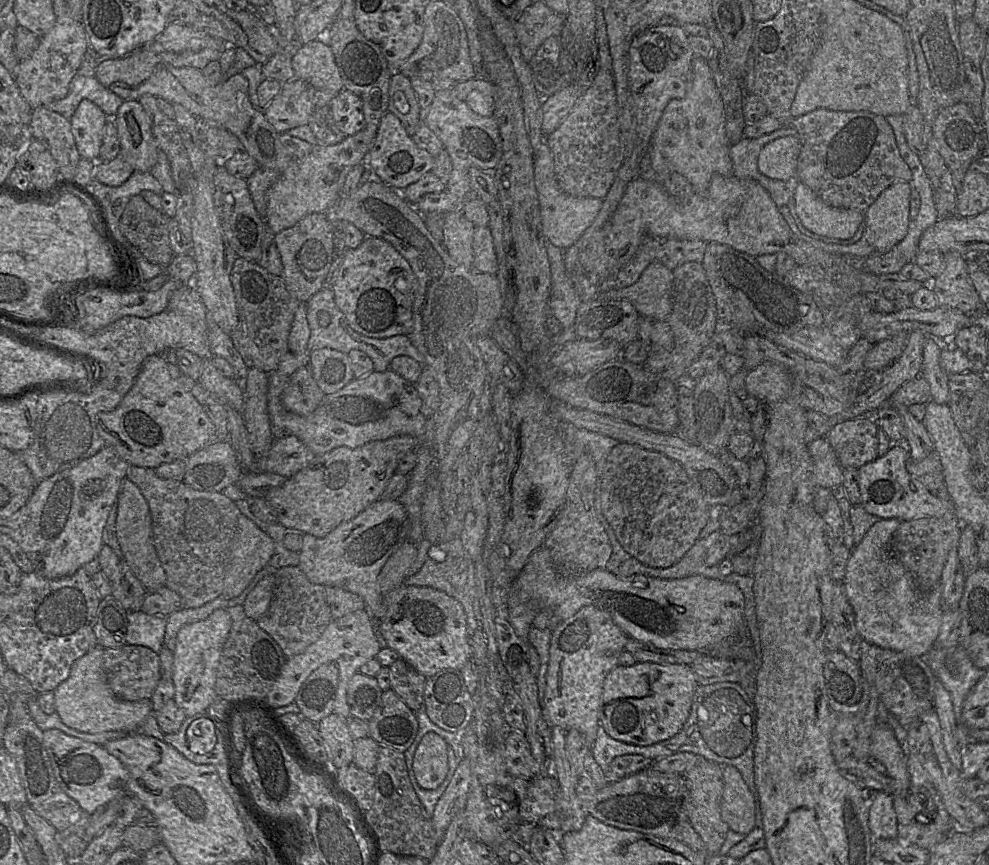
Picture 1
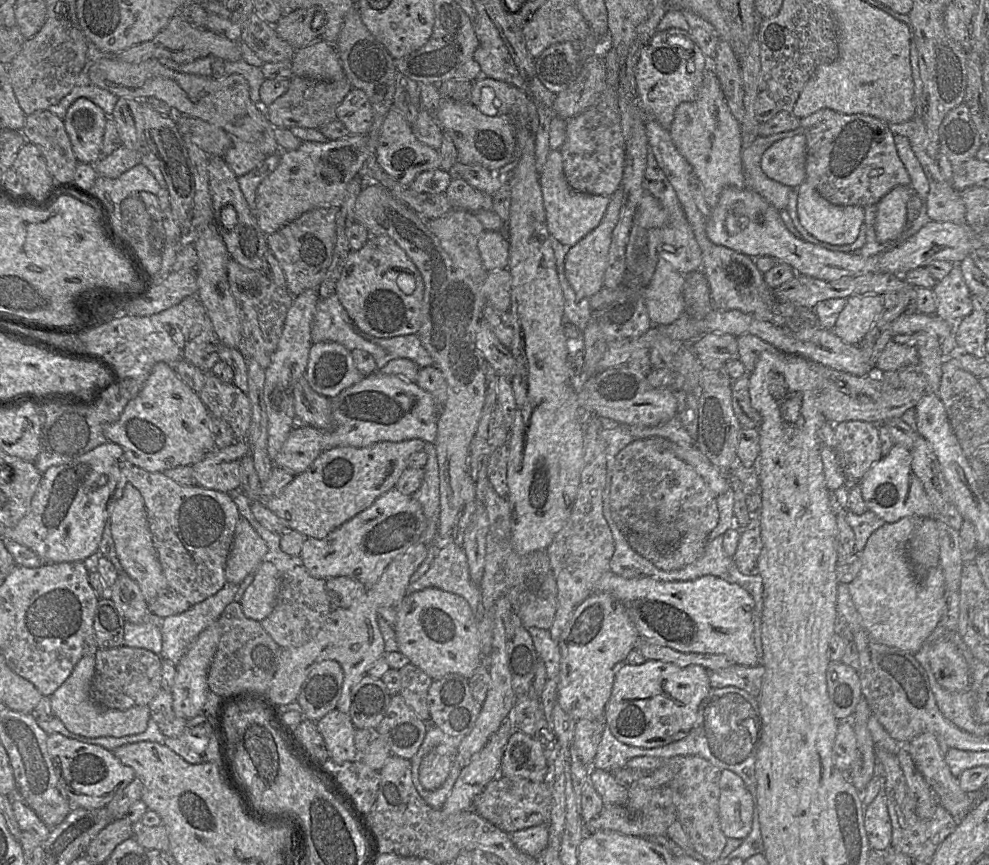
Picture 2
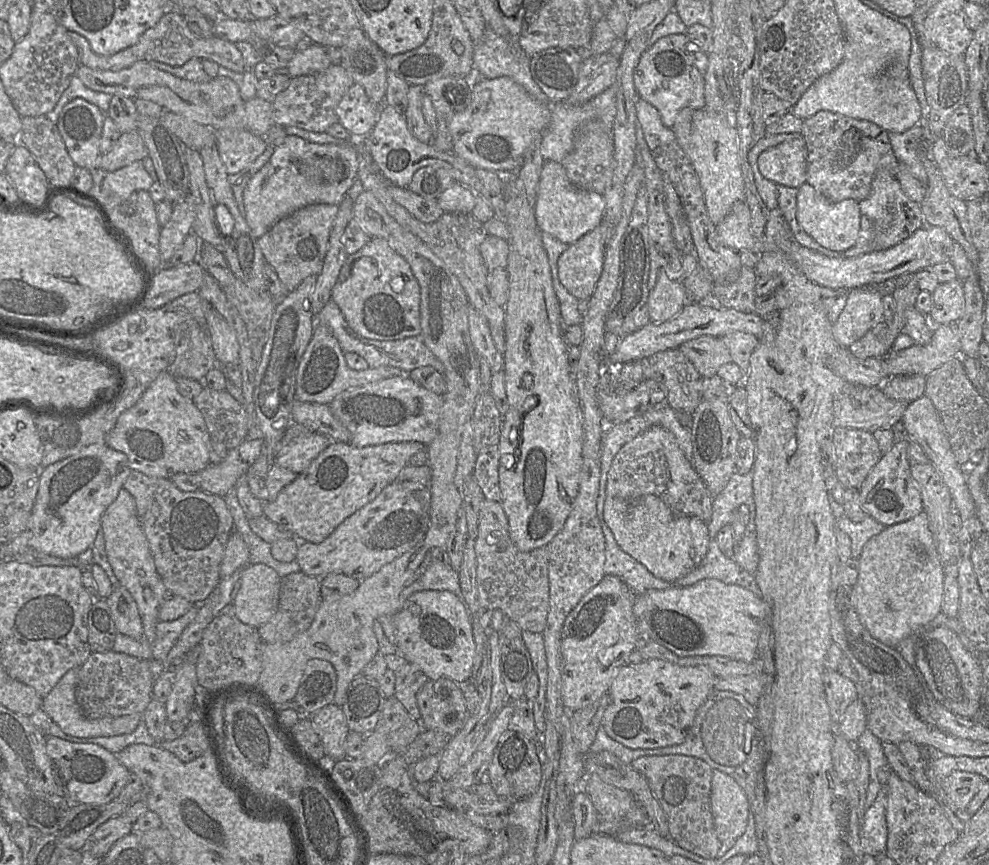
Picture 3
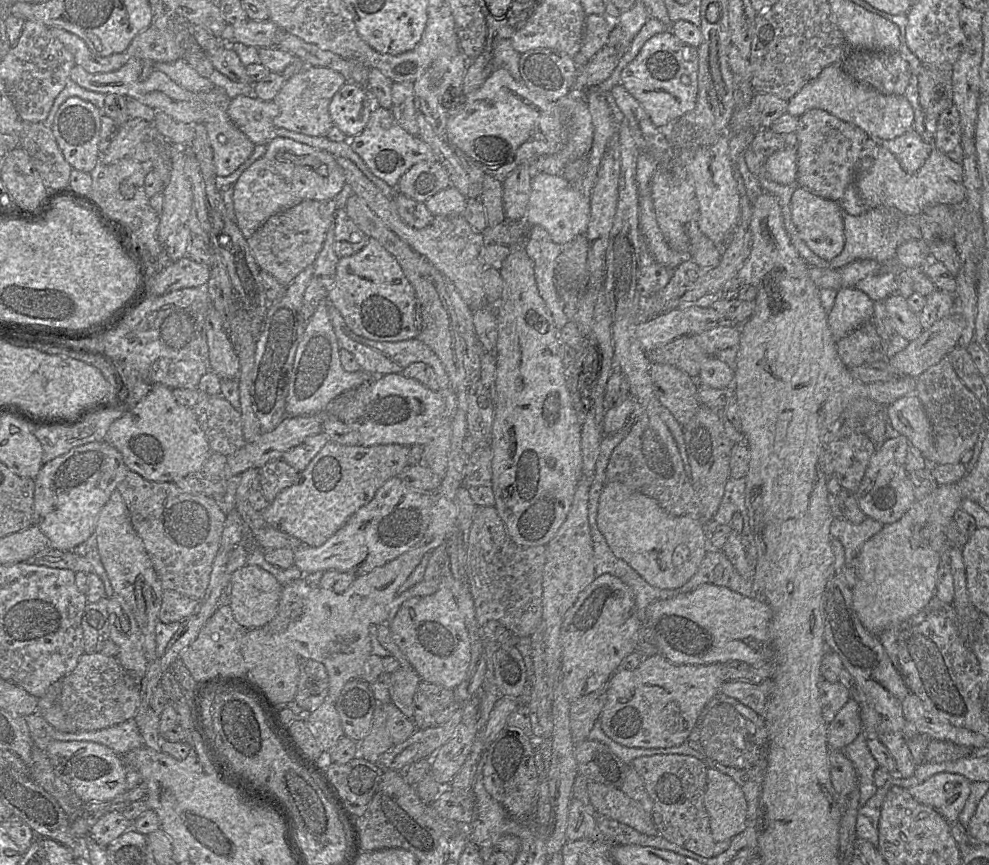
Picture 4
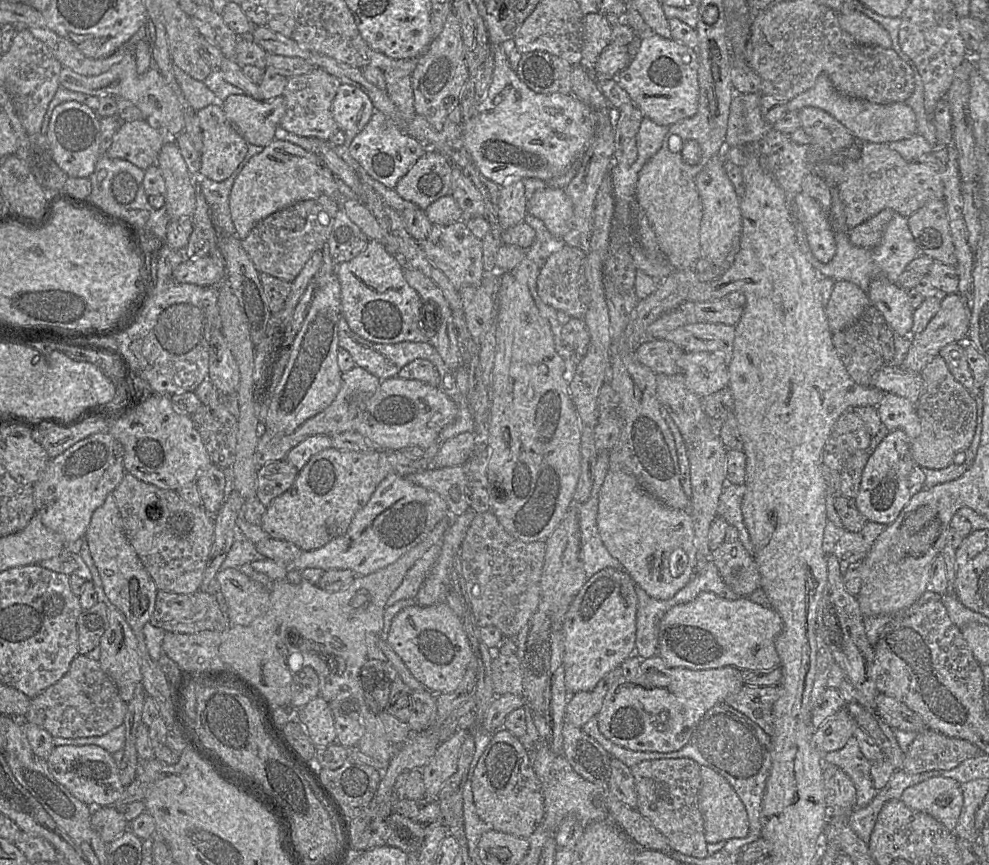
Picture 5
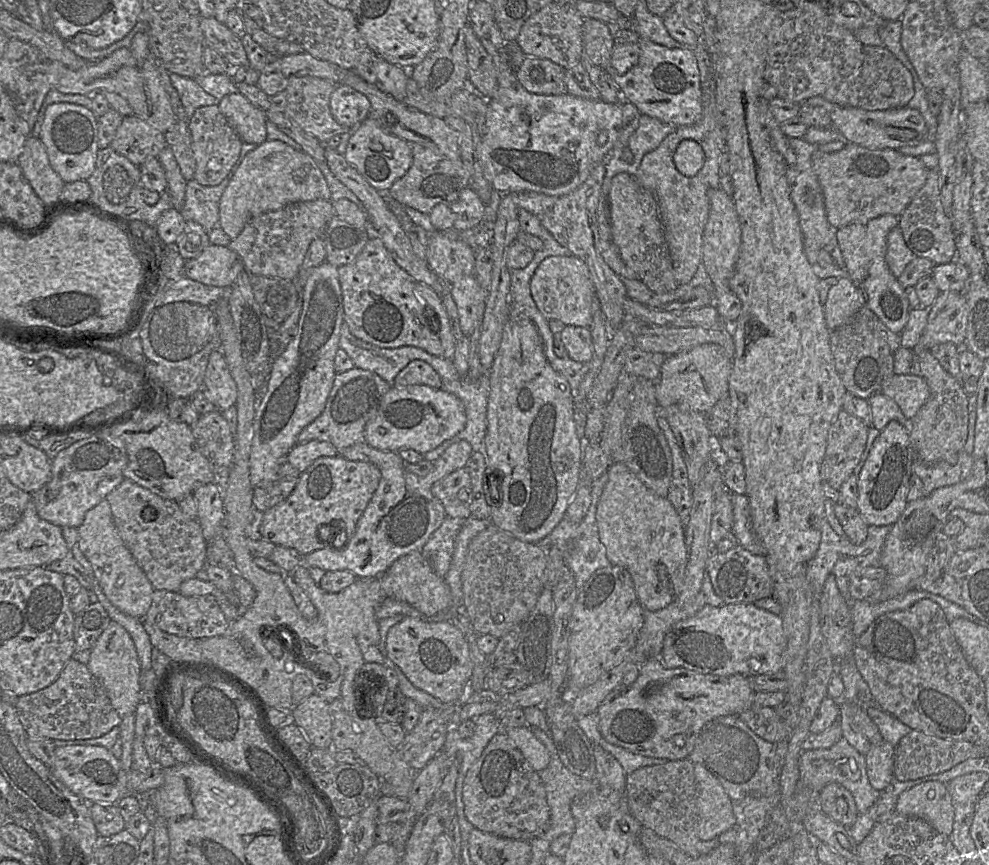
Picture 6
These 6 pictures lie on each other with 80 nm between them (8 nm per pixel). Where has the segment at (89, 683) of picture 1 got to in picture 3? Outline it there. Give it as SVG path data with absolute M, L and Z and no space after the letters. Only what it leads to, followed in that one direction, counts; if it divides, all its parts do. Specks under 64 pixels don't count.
M79 668L70 669L42 699L41 709L50 717L53 723L67 735L77 738L111 737L132 733L142 720L142 714L131 714L117 718L101 718L90 720L81 712L75 698L79 681Z

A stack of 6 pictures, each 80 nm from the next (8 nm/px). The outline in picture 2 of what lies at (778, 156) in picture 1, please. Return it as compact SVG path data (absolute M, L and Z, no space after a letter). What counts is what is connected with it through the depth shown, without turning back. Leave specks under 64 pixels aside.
M803 134L782 139L771 145L760 162L770 179L797 189L806 179L806 138Z

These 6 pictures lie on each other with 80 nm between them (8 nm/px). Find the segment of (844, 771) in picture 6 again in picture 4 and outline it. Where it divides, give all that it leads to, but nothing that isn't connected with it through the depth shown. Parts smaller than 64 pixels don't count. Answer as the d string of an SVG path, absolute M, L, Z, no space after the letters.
M860 733L851 744L846 746L843 753L855 768L856 782L860 791L859 808L863 807L878 790L874 782L874 773L879 765L868 748L864 733Z

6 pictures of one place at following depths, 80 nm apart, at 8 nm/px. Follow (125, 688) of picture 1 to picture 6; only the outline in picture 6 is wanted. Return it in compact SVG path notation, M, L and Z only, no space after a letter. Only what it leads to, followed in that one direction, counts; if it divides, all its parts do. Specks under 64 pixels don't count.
M74 659L67 662L50 686L32 694L19 696L14 707L30 740L67 741L99 738L119 727L122 720L87 665Z

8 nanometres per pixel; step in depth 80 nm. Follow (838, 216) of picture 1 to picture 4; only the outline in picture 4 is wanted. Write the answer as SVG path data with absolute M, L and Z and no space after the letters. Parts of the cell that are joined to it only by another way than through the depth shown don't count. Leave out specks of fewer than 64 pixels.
M799 186L791 198L791 214L799 236L818 257L831 260L842 252L845 243L844 211L839 201L816 196Z

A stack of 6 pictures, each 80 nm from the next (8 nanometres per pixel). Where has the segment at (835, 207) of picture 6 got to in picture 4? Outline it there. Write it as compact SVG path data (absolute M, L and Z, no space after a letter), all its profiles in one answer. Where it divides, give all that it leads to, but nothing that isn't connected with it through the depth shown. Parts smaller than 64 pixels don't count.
M879 144L871 167L855 179L861 200L867 209L894 207L906 216L918 217L925 209L935 205L958 206L964 203L963 166L938 150L933 150L923 166L914 173L906 172L897 158Z

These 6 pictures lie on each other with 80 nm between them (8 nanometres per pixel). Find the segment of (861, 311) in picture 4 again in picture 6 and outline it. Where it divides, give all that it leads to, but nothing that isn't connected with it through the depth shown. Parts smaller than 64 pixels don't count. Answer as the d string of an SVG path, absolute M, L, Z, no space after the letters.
M839 278L833 286L824 307L825 322L832 332L848 322L865 306L863 292L849 279Z

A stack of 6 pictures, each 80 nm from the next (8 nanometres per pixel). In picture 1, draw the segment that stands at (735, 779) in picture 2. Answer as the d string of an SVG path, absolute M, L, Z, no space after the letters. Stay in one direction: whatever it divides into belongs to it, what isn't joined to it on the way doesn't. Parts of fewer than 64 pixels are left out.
M723 766L721 817L729 830L748 835L755 826L754 796L734 766Z

